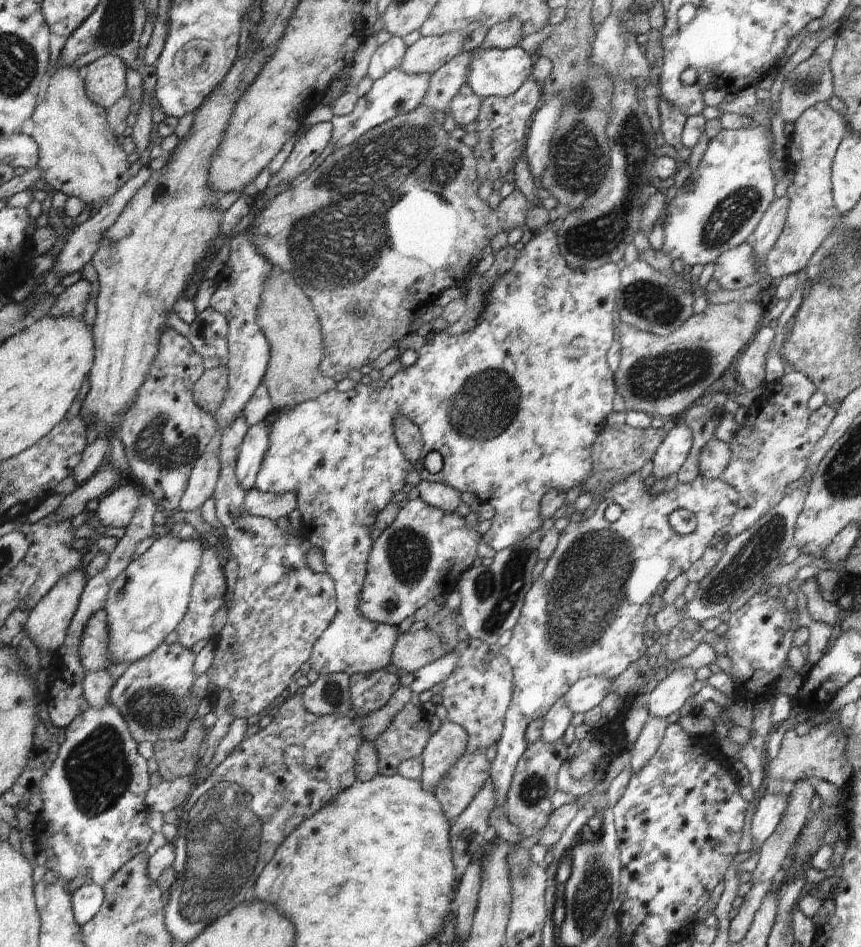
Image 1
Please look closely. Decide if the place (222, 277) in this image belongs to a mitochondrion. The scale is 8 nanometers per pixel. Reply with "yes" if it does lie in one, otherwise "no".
no

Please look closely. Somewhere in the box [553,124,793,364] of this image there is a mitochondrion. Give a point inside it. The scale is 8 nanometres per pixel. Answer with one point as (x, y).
(737, 208)

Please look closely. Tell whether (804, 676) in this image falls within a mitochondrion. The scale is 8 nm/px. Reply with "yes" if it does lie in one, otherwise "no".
no

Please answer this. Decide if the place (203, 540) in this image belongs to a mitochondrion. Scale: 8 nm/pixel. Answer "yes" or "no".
no

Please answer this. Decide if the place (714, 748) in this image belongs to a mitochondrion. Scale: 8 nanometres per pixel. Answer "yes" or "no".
no

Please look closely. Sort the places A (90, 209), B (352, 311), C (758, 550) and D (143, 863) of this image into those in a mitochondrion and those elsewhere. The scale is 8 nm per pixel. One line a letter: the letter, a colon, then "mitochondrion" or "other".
A: other
B: mitochondrion
C: mitochondrion
D: other

